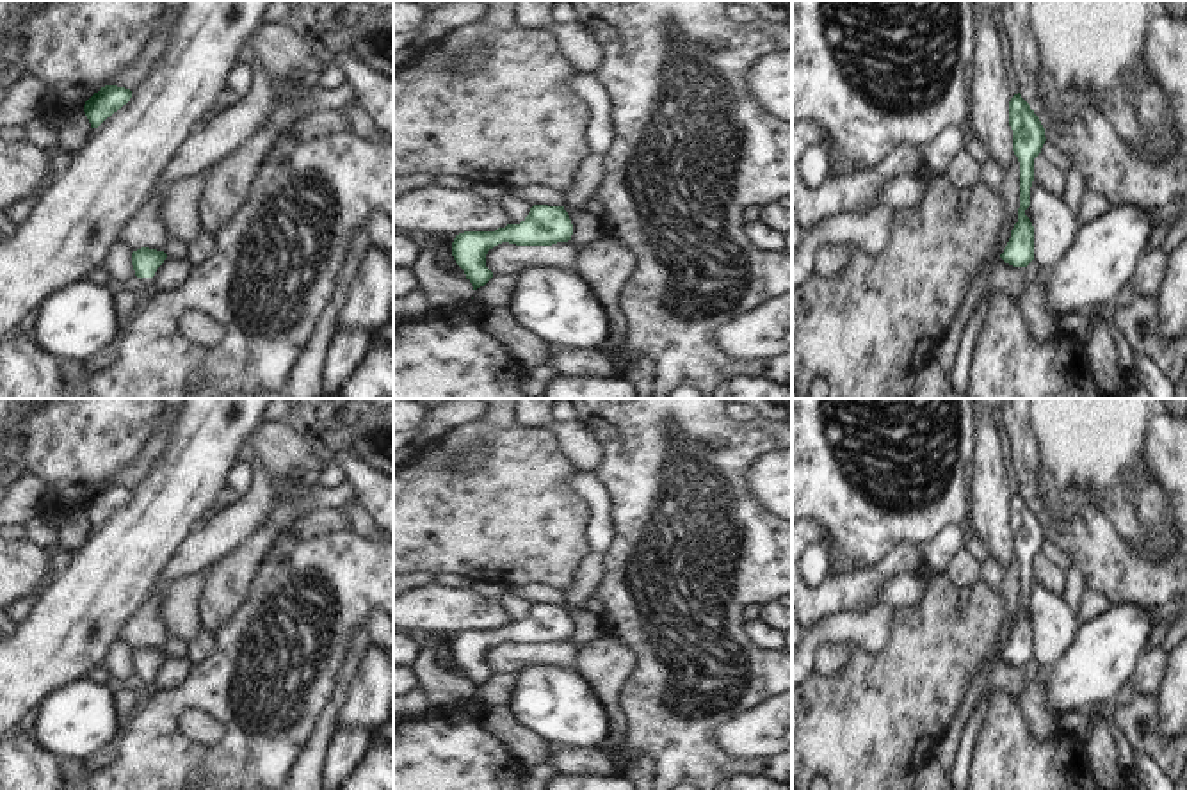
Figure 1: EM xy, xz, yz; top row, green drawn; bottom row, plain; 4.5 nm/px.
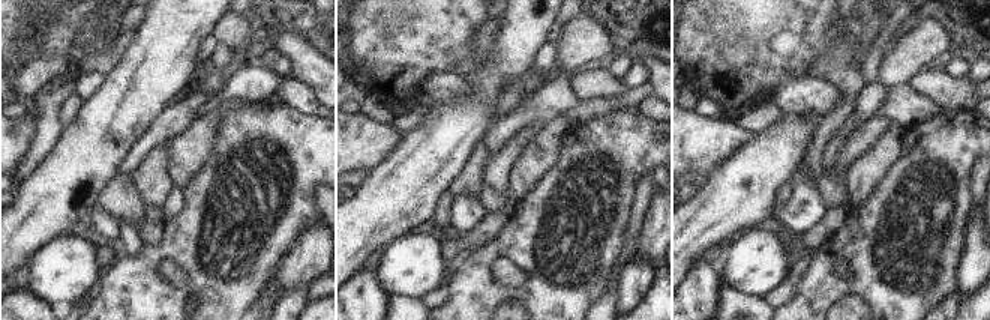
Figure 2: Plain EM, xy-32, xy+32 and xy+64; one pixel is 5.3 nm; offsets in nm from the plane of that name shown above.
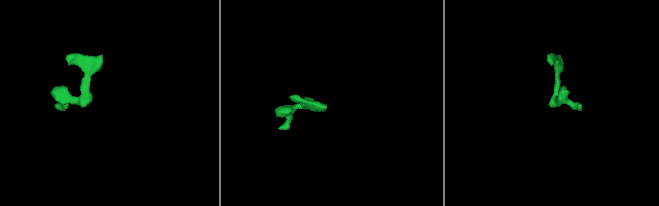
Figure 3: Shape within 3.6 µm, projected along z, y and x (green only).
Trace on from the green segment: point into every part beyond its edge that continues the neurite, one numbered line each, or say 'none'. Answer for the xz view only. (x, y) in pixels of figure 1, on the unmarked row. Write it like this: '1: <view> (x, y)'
none.

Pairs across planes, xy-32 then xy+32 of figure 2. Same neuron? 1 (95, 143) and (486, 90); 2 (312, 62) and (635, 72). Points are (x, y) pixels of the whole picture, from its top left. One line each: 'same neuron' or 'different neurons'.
1: same neuron
2: different neurons

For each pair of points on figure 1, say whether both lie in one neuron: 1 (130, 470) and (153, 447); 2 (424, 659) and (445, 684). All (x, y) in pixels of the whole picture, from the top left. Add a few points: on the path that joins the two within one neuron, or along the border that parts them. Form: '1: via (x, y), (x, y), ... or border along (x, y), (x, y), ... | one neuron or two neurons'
1: via (137, 463), (146, 451) | one neuron
2: via (426, 664), (440, 678) | one neuron

